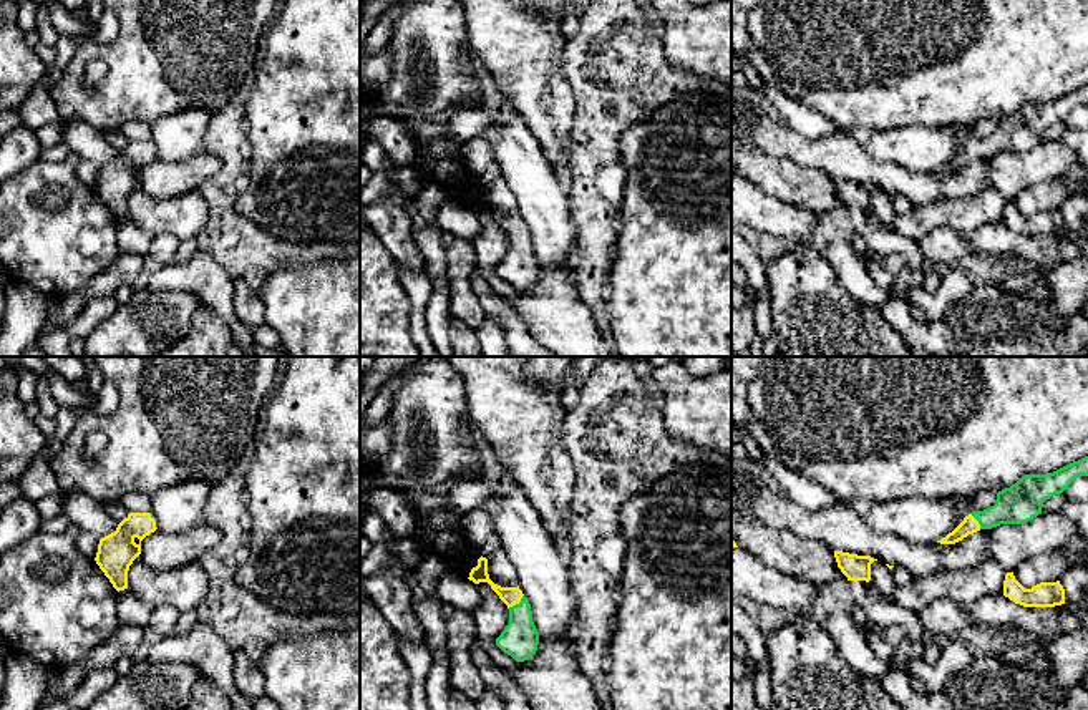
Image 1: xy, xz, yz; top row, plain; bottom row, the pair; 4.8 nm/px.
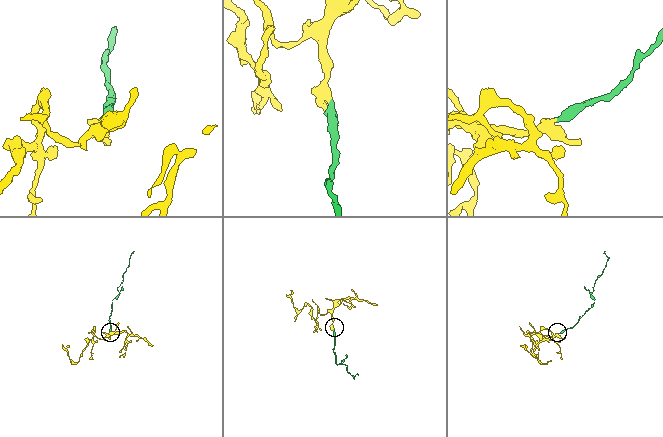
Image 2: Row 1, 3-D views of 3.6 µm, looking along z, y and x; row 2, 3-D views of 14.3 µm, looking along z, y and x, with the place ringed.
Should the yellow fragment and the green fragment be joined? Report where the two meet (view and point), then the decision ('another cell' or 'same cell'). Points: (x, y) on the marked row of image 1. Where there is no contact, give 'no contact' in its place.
contact xz (516, 603); same cell

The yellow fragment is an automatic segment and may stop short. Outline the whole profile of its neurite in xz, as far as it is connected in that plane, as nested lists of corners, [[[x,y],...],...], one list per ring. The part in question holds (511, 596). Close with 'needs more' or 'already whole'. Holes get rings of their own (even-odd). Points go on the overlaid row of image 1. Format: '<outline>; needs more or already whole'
[[[479,557],[478,566],[471,569],[469,581],[474,584],[488,582],[491,589],[509,609],[509,624],[496,639],[496,645],[516,662],[529,660],[539,644],[539,632],[532,622],[532,610],[529,601],[517,587],[501,587],[489,579],[488,559]]]; needs more

